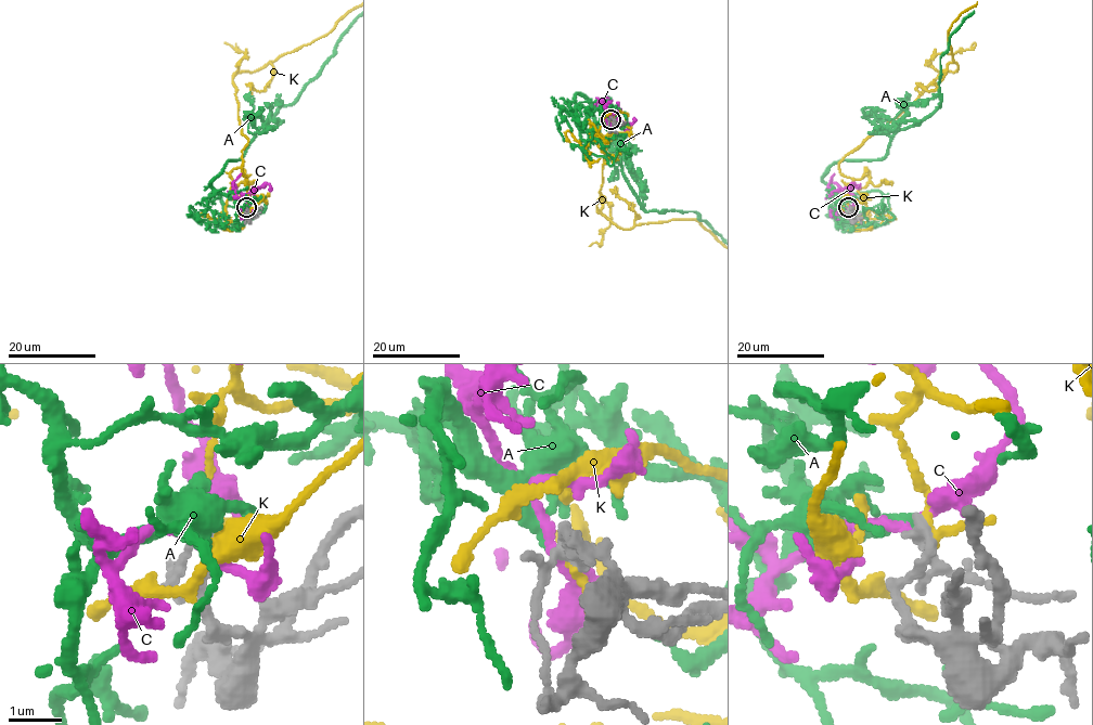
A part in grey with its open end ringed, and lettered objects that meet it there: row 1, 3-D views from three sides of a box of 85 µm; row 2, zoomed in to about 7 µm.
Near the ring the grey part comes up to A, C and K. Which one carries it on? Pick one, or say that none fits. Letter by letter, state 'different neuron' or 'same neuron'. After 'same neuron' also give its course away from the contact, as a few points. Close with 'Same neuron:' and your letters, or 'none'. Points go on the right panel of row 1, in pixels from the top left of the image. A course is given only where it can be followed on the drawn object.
A: same neuron
C: different neuron
K: different neuron
Same neuron: A

